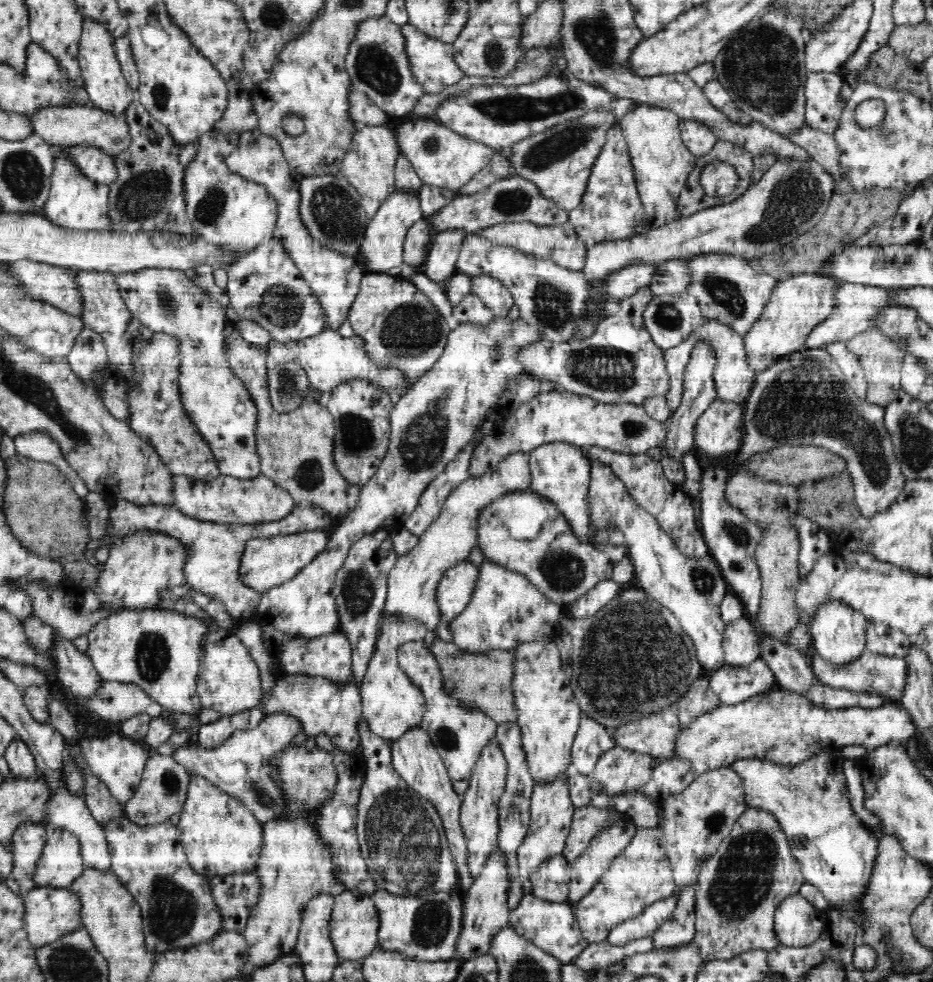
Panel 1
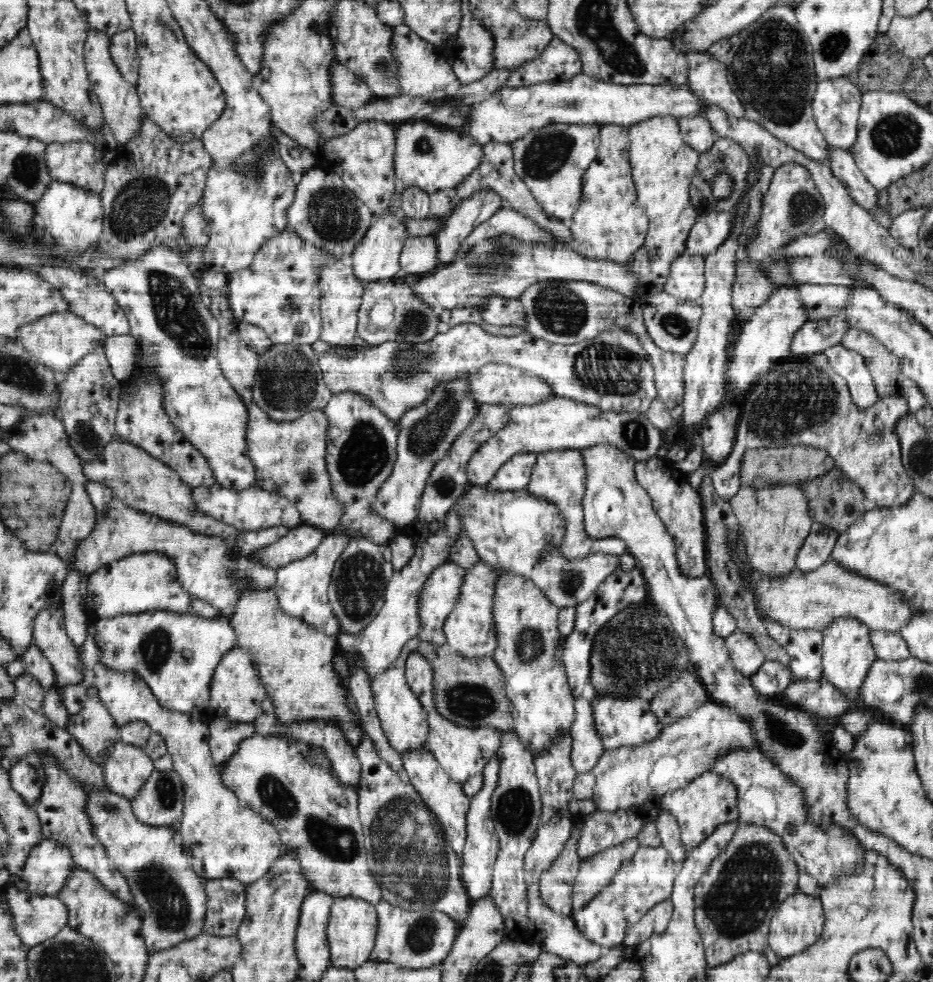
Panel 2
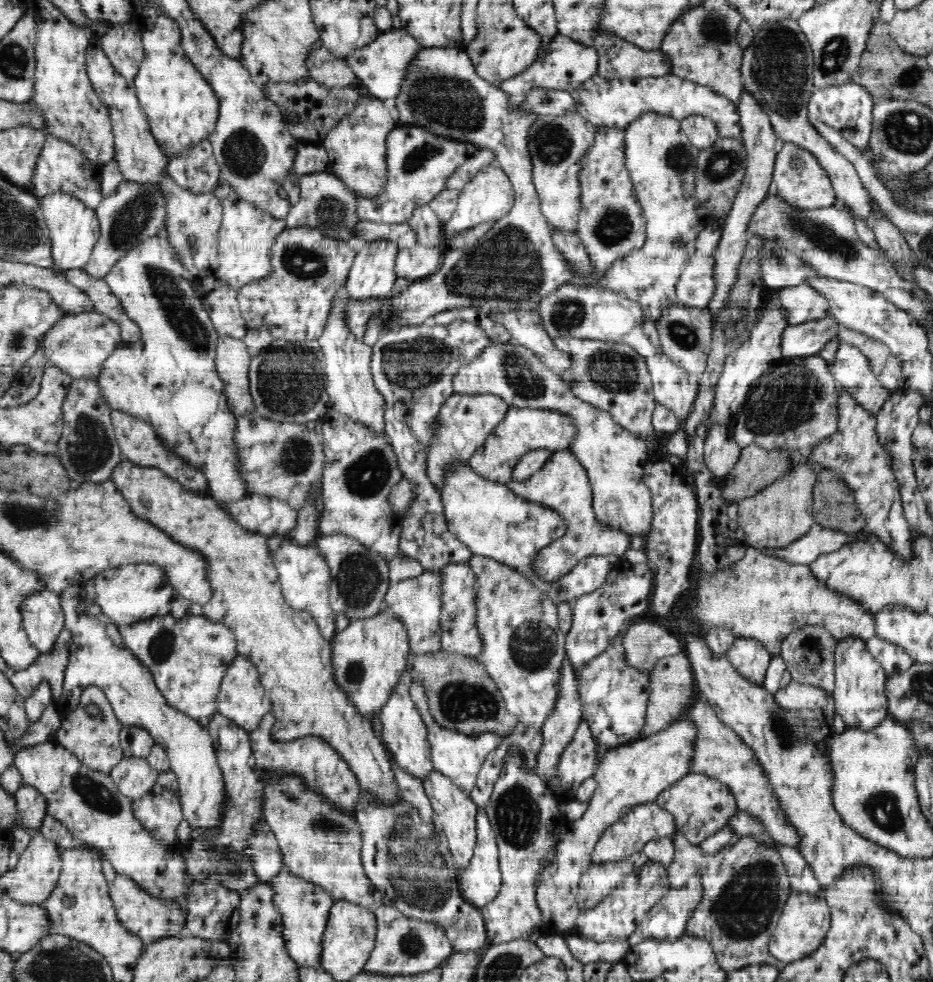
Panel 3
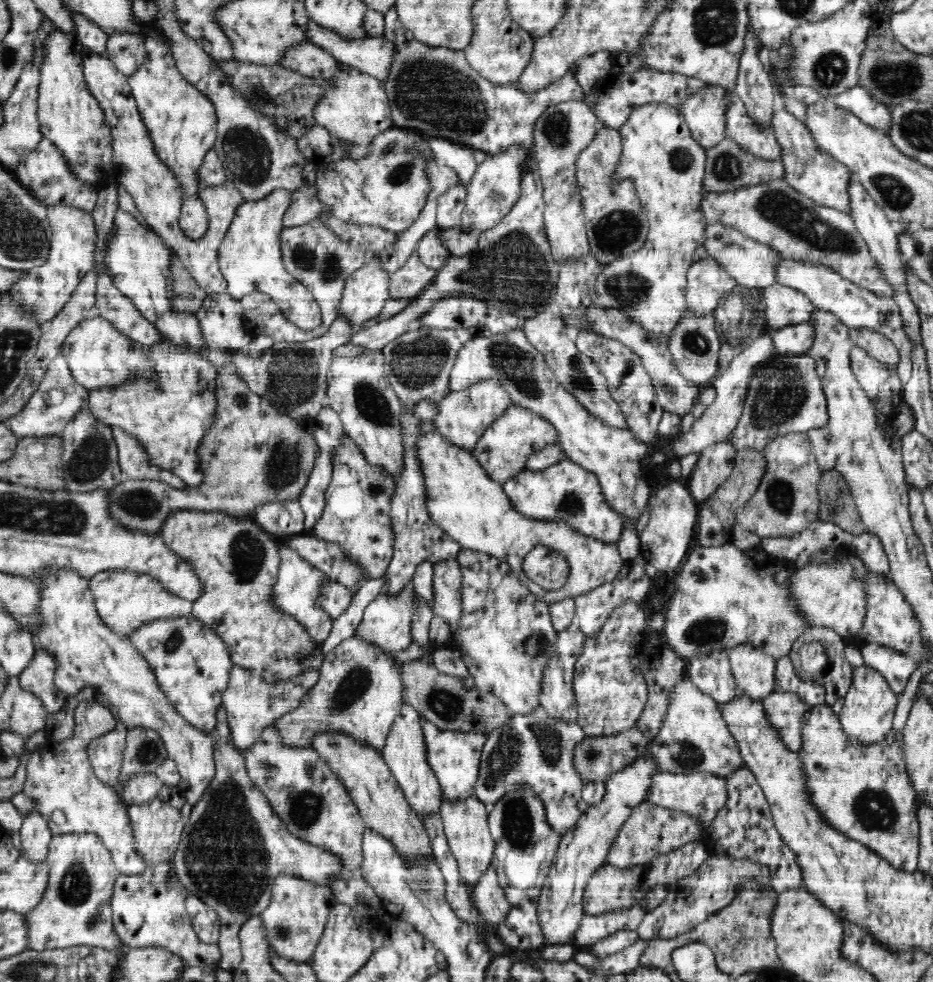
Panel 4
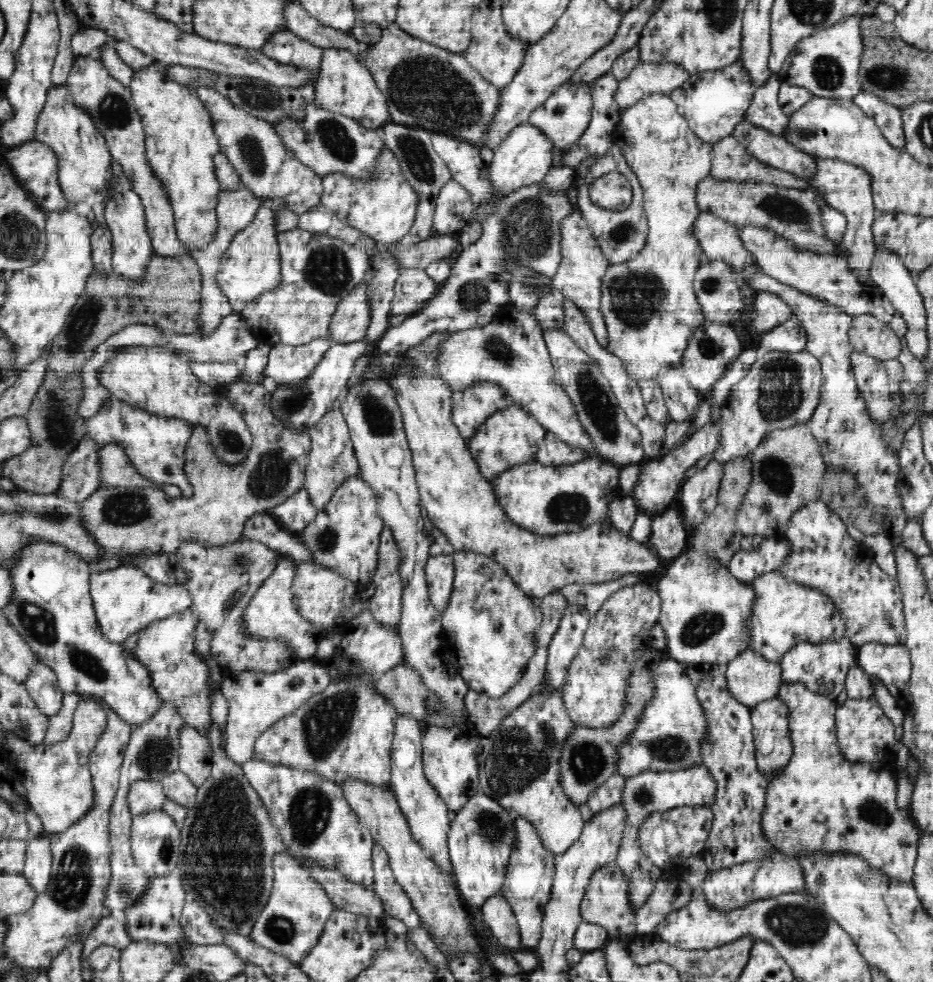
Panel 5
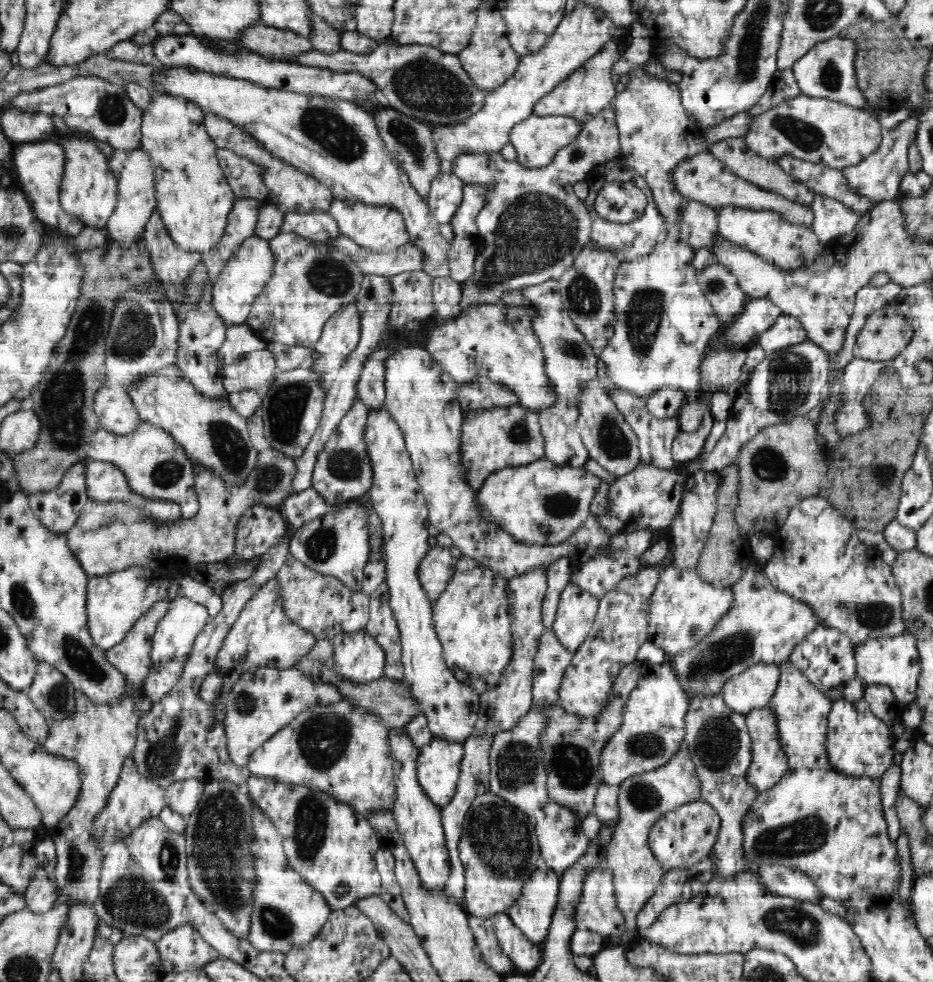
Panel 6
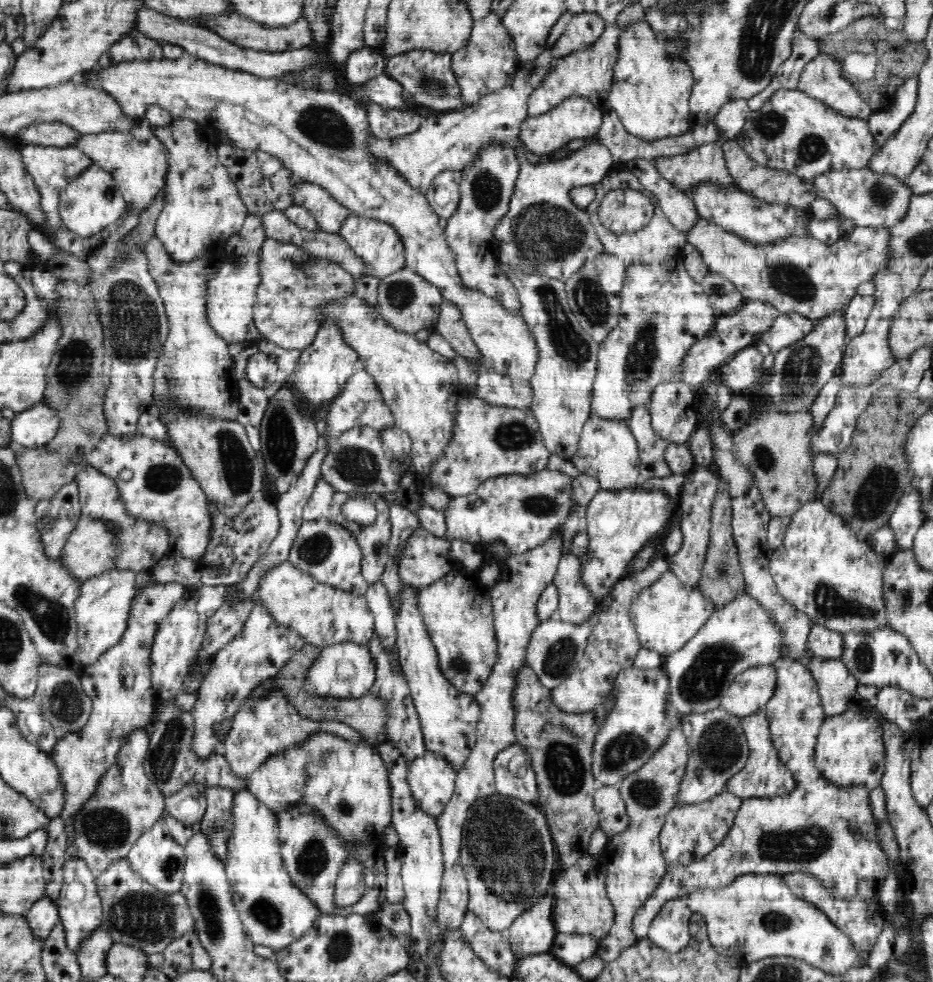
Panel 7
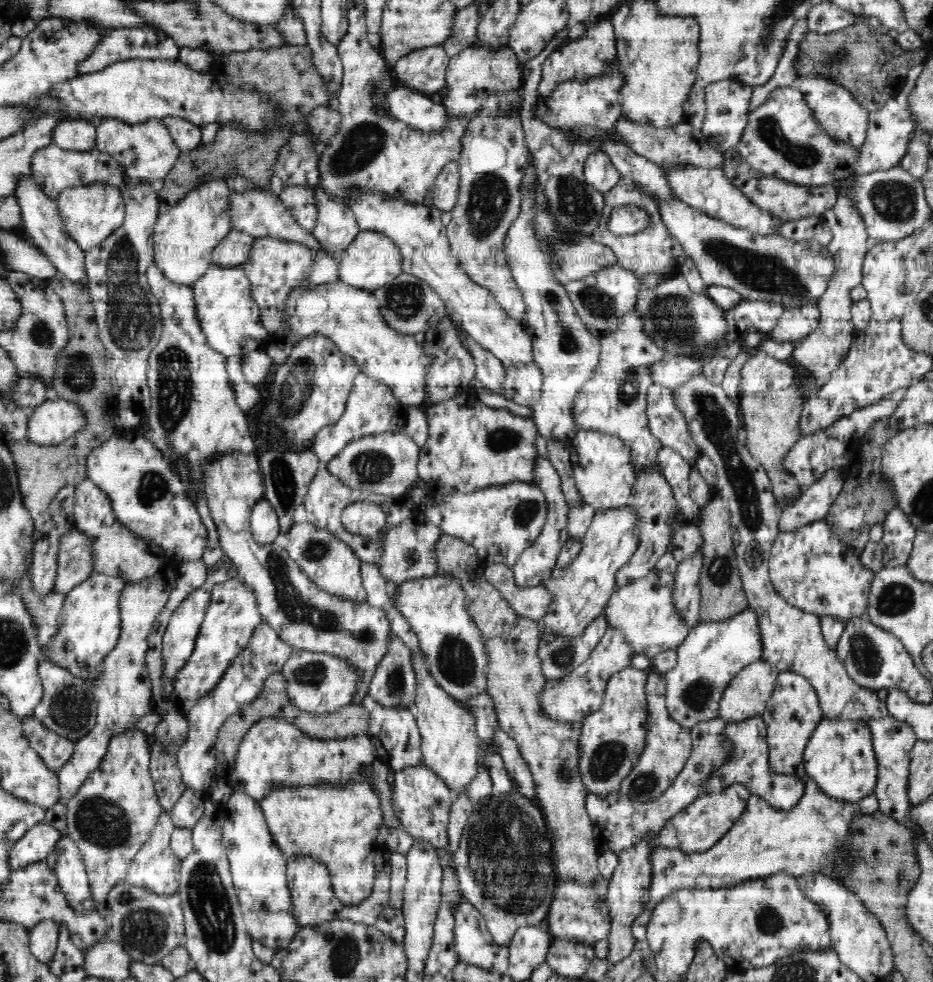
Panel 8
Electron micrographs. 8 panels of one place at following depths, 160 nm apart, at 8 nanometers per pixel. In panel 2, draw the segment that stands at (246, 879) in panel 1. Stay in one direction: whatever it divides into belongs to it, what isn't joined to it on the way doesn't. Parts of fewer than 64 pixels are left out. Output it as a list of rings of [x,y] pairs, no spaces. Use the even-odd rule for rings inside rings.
[[[231,878],[207,879],[205,894],[205,933],[210,936],[235,936],[247,912],[246,885]]]

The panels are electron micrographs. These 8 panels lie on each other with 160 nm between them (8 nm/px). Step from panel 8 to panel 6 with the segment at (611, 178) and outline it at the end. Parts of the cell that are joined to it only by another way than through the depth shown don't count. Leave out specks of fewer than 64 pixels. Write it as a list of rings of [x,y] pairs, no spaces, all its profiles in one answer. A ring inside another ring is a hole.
[[[606,107],[603,111],[598,112],[596,116],[590,121],[584,124],[581,131],[576,135],[576,138],[567,144],[564,148],[561,148],[554,156],[554,160],[550,164],[544,166],[544,168],[524,168],[521,164],[515,161],[506,160],[500,155],[500,153],[460,153],[457,159],[454,159],[448,164],[447,169],[454,173],[460,180],[463,180],[465,184],[479,184],[487,188],[487,197],[484,203],[482,212],[476,216],[476,226],[478,227],[479,235],[482,236],[483,245],[478,251],[477,257],[474,263],[474,272],[468,280],[465,280],[461,284],[461,299],[459,300],[459,314],[463,316],[470,308],[470,306],[476,306],[476,304],[496,304],[501,303],[502,296],[506,292],[522,290],[522,288],[536,286],[542,284],[547,280],[559,281],[560,277],[566,272],[566,269],[574,262],[574,257],[585,247],[586,243],[591,240],[591,226],[593,221],[591,220],[591,213],[586,209],[584,201],[580,199],[574,193],[574,184],[576,182],[583,181],[585,176],[593,170],[594,167],[604,164],[605,162],[620,156],[620,143],[619,143],[619,132],[616,126],[616,114],[615,109]]]

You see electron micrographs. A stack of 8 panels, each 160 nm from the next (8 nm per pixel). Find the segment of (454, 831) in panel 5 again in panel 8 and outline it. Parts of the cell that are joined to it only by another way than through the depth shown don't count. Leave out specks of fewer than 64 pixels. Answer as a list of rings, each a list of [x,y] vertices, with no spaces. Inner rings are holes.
[[[511,792],[496,796],[492,794],[480,799],[474,805],[468,824],[464,827],[458,850],[453,854],[439,851],[440,865],[442,868],[452,865],[456,869],[463,897],[480,912],[494,943],[508,946],[514,940],[518,928],[546,924],[546,916],[560,882],[559,874],[556,872],[553,842],[554,839],[538,804]]]

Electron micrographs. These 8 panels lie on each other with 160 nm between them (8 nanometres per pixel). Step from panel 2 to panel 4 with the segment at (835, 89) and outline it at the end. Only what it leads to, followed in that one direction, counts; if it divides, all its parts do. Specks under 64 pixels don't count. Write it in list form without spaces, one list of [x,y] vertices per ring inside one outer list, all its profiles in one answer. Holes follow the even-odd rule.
[[[859,84],[854,85],[840,94],[835,94],[832,99],[834,104],[857,116],[864,124],[889,132],[891,125],[889,107],[874,98],[868,89]]]

